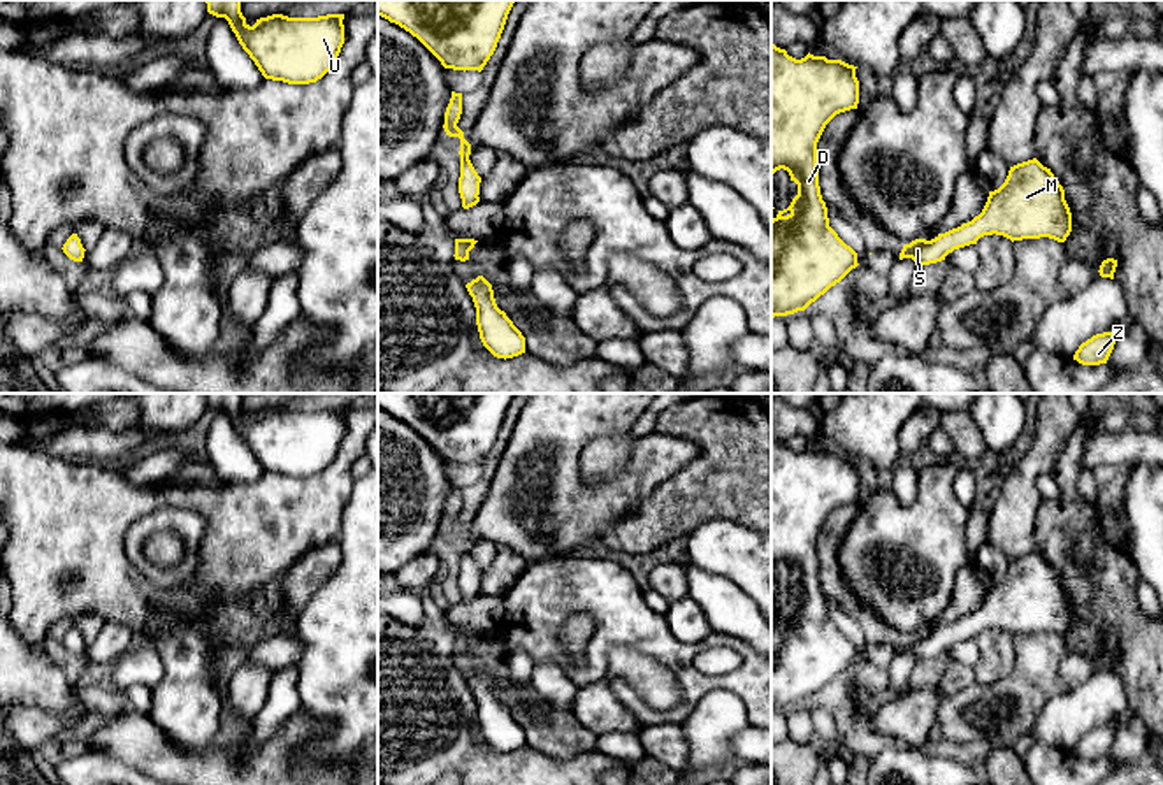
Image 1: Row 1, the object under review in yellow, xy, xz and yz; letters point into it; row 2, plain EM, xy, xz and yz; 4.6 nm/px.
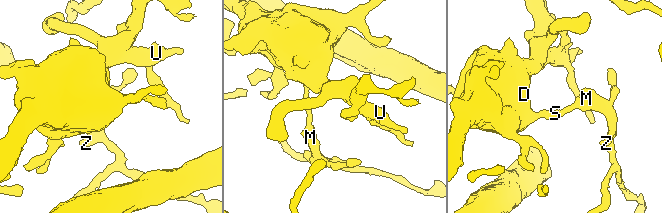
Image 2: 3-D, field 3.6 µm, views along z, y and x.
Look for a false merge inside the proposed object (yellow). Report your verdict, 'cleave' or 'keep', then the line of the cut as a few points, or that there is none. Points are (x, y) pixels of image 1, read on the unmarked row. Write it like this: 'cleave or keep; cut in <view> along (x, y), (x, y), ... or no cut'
keep; no cut

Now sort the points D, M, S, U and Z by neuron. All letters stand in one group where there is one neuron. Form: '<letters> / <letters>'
D M S U Z

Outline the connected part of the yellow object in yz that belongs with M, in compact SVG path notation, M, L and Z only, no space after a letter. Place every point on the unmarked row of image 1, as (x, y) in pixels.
M1037 551L1010 560L1005 576L989 585L979 609L935 632L905 637L899 653L912 652L919 660L945 653L954 643L977 637L984 629L1007 632L1049 630L1065 636L1072 625L1072 606L1065 583L1051 562Z

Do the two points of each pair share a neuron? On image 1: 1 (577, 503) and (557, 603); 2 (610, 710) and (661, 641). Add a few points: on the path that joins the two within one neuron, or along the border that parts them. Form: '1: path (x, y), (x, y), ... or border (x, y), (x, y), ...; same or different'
1: border (571, 554), (529, 564); different
2: border (578, 687), (605, 682), (645, 726); different

